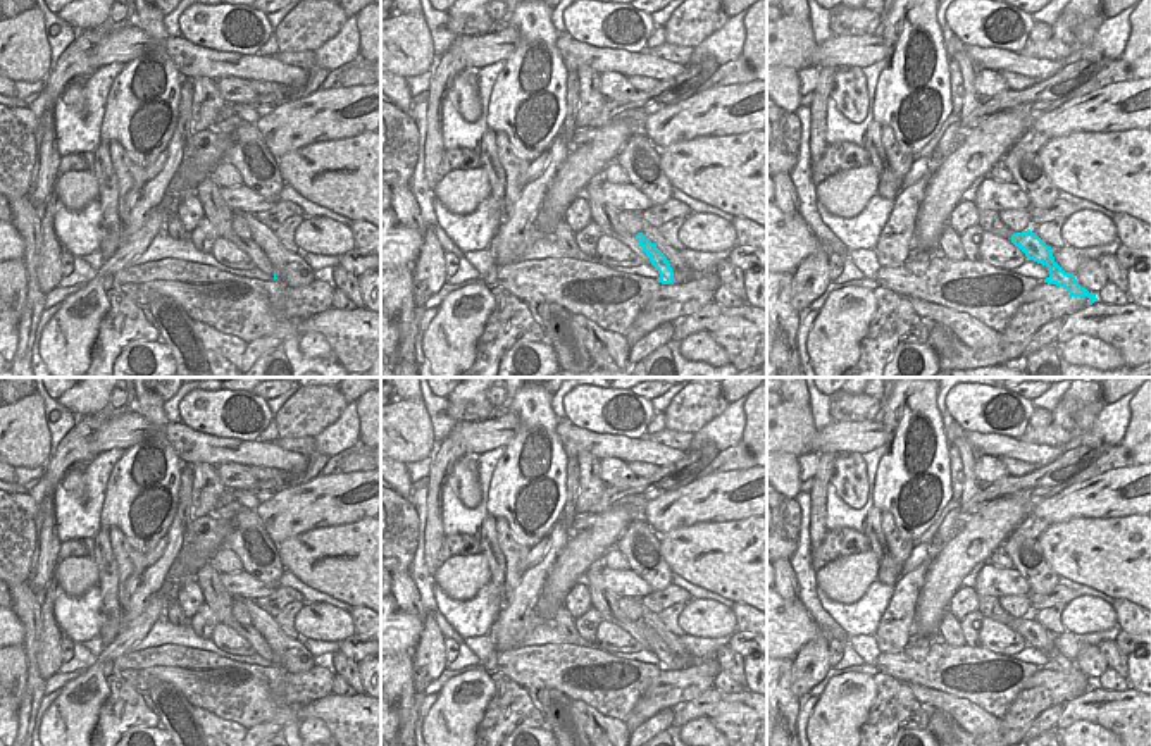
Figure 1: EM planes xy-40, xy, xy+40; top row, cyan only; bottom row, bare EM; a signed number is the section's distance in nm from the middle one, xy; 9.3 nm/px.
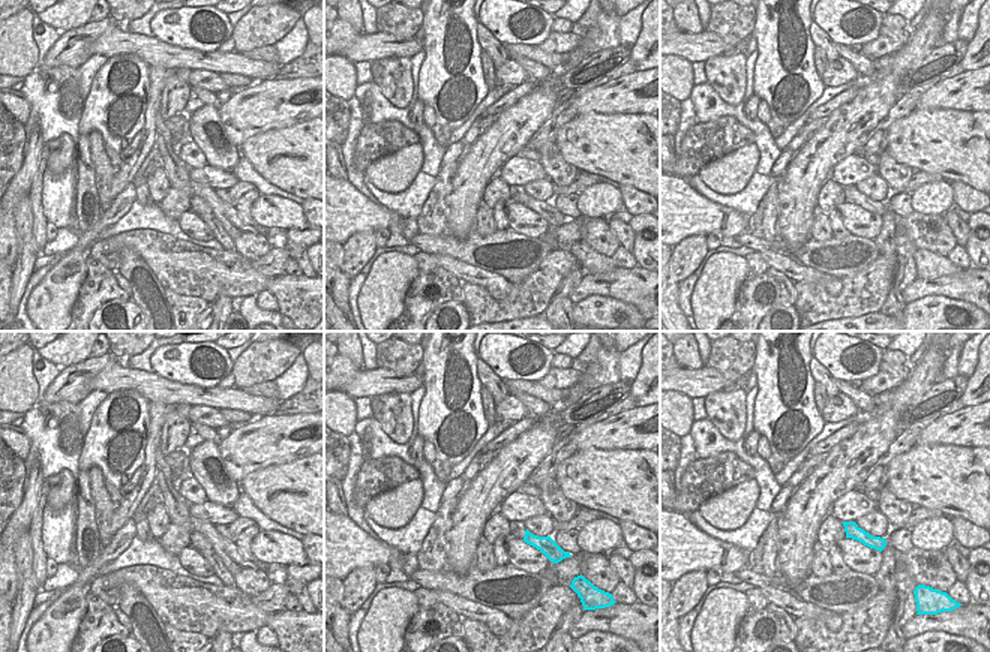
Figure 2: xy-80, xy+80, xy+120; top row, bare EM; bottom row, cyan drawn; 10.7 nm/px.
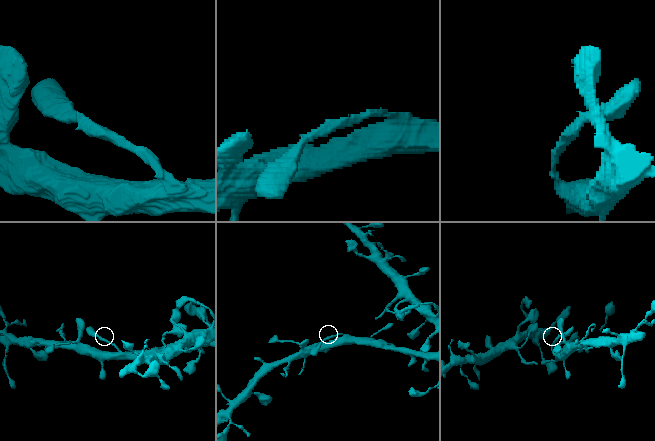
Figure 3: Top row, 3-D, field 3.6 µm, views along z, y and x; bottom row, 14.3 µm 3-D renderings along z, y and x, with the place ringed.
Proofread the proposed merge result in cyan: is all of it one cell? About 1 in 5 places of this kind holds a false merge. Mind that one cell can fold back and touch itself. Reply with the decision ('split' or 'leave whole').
leave whole

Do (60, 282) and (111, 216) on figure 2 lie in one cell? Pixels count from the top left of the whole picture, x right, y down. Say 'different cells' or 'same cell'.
same cell

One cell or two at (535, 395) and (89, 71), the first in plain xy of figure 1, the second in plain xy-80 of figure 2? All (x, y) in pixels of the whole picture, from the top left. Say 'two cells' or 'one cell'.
two cells

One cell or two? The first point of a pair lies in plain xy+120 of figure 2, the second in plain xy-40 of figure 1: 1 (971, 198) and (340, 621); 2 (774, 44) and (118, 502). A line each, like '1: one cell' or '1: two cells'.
1: two cells
2: one cell

